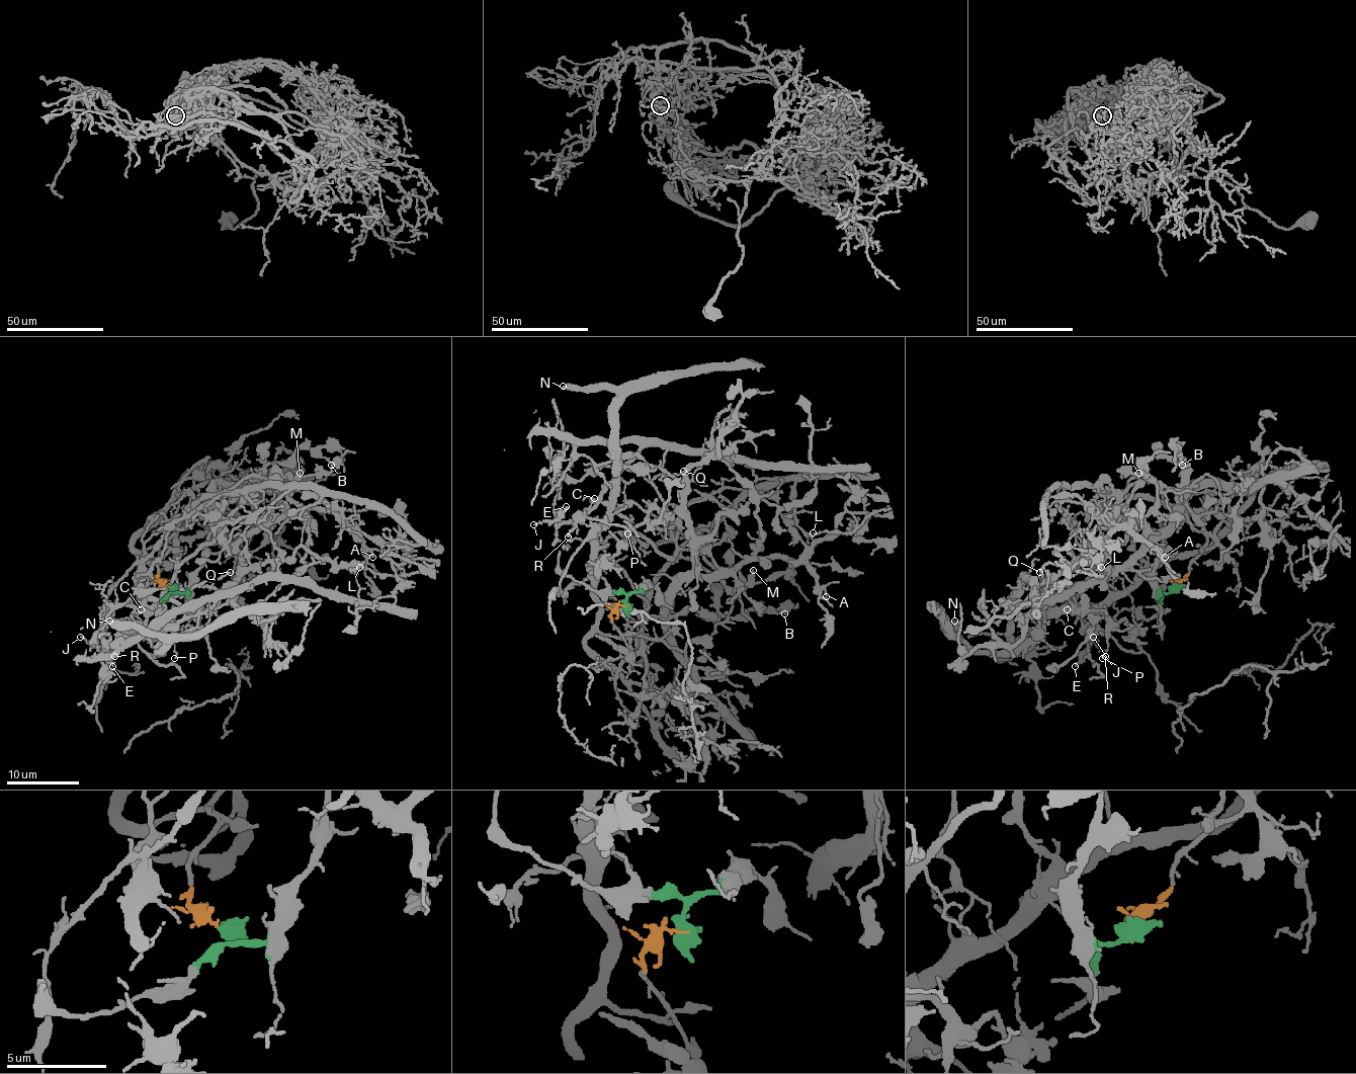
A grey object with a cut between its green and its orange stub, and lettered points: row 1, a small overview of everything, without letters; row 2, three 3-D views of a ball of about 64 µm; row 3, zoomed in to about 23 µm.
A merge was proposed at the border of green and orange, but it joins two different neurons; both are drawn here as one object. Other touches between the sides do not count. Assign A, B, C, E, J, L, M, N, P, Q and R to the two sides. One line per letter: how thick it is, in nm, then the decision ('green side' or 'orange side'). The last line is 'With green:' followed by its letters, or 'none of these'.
A: 140 nm | green side
B: 130 nm | green side
C: 130 nm | orange side
E: 160 nm | orange side
J: 120 nm | orange side
L: 80 nm | green side
M: 240 nm | green side
N: 440 nm | orange side
P: 130 nm | green side
Q: 140 nm | green side
R: 190 nm | orange side
With green: A, B, L, M, P, Q

